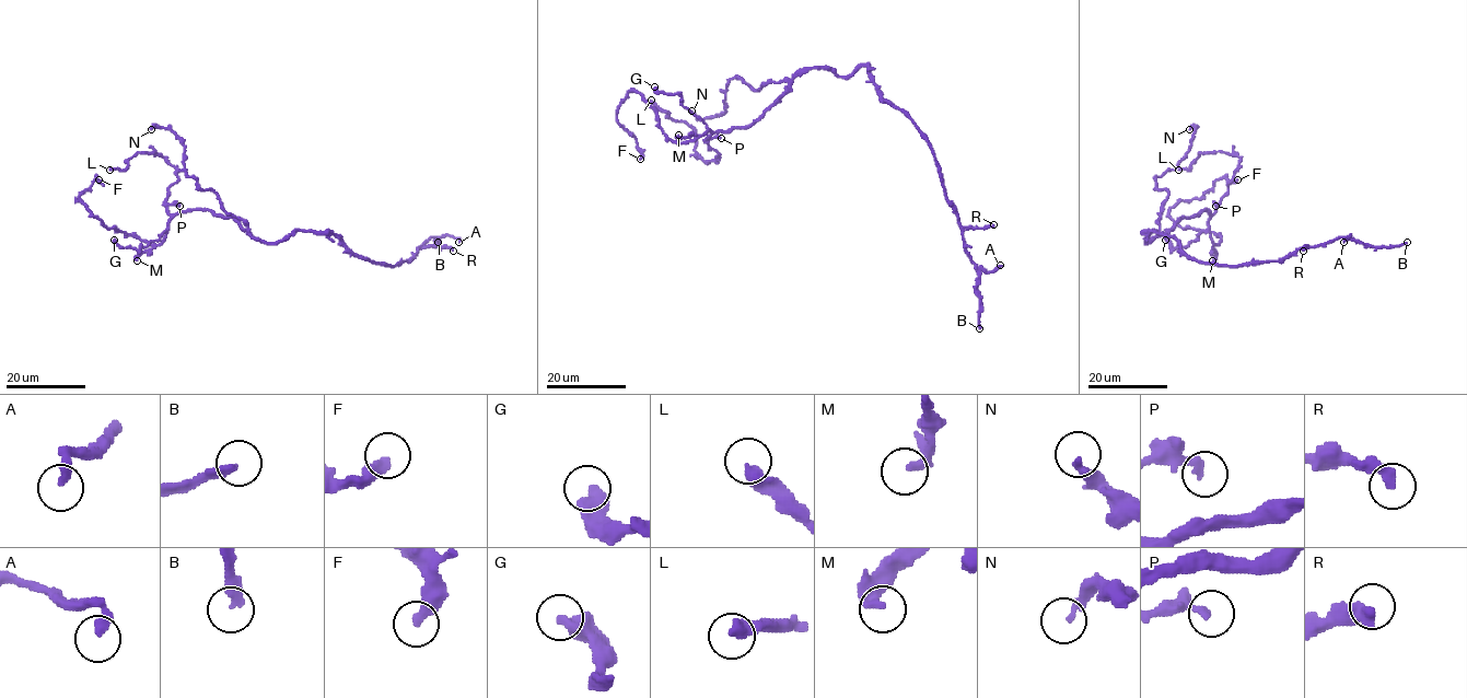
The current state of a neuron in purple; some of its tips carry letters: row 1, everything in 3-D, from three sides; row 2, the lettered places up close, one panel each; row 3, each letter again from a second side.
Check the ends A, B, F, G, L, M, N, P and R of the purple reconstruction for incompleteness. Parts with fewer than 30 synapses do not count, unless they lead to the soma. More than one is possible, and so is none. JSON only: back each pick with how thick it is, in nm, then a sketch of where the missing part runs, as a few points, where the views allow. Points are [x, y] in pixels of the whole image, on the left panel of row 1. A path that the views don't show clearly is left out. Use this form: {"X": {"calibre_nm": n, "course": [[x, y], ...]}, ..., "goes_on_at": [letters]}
{"B": {"calibre_nm": 320}, "goes_on_at": ["B"]}

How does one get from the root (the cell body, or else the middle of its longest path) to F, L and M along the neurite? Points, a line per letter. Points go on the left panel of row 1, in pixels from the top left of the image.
F: (280, 242), (187, 210), (160, 243), (146, 242), (76, 200), (99, 179)
L: (280, 242), (259, 242), (208, 210), (170, 213), (166, 198), (177, 170), (155, 151), (109, 170)
M: (280, 242), (259, 242), (232, 218), (208, 210), (187, 210), (175, 216), (166, 237), (137, 260)

